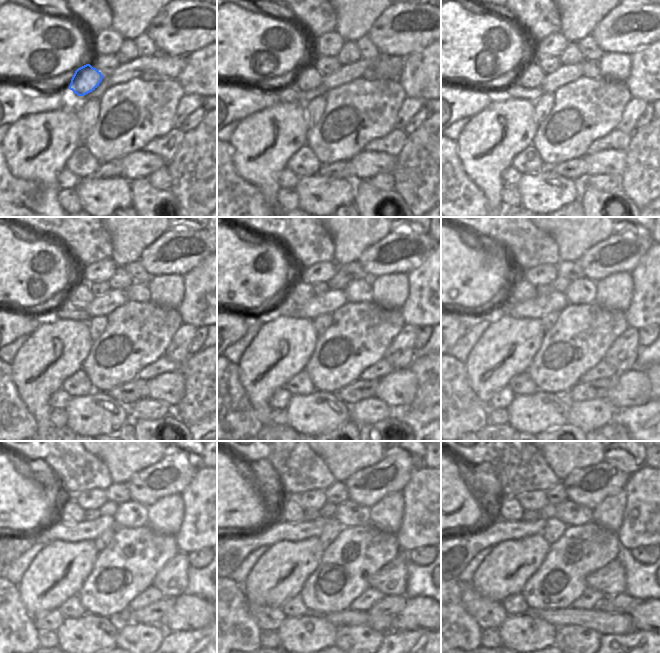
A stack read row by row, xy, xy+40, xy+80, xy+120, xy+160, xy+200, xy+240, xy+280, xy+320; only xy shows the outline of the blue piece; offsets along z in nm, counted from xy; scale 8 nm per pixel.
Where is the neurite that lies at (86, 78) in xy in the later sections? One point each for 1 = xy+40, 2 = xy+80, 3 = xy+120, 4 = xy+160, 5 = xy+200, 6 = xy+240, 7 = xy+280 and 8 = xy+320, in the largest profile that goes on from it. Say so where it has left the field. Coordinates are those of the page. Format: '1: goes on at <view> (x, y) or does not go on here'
1: goes on at xy+40 (307, 77)
2: goes on at xy+80 (529, 74)
3: goes on at xy+120 (78, 294)
4: goes on at xy+160 (299, 292)
5: goes on at xy+200 (519, 289)
6: goes on at xy+240 (68, 511)
7: goes on at xy+280 (286, 508)
8: goes on at xy+320 (508, 508)

